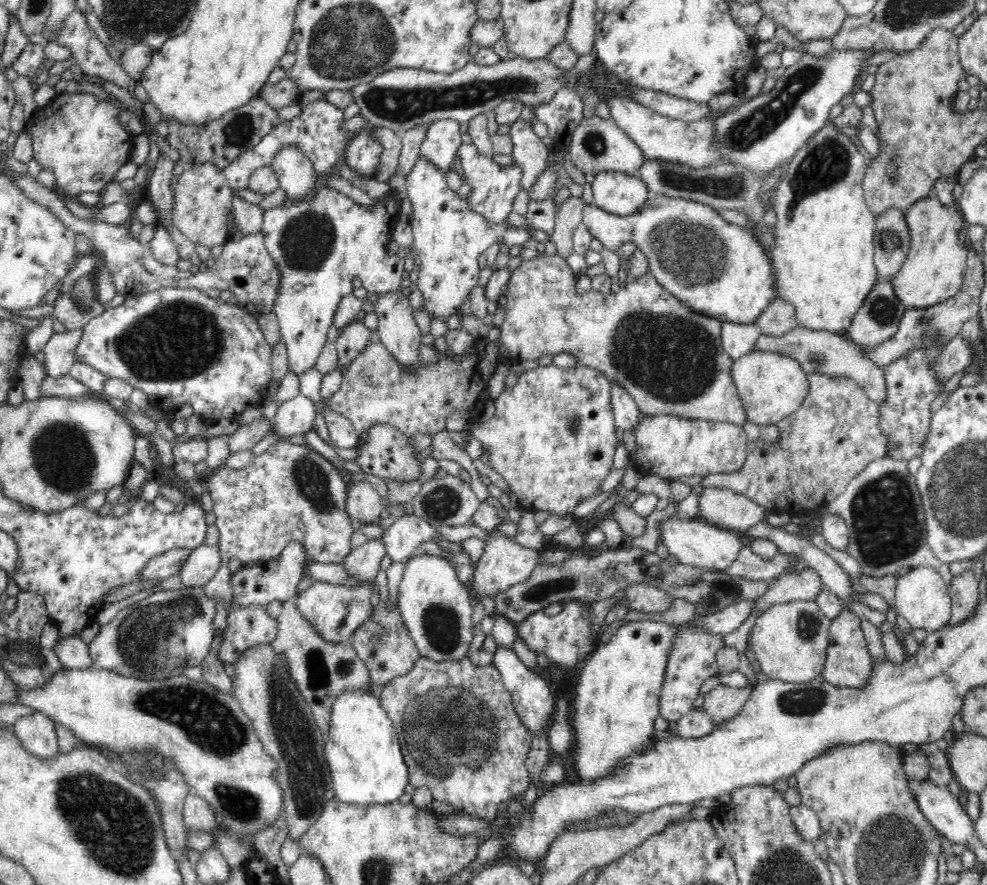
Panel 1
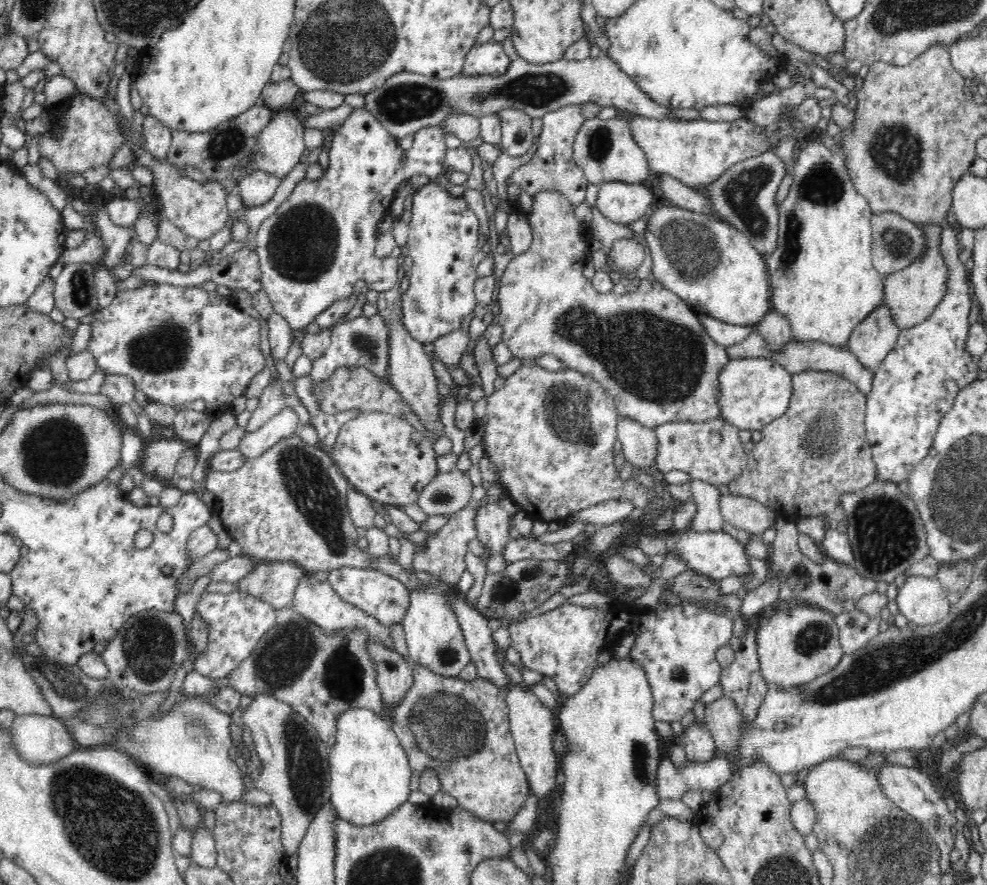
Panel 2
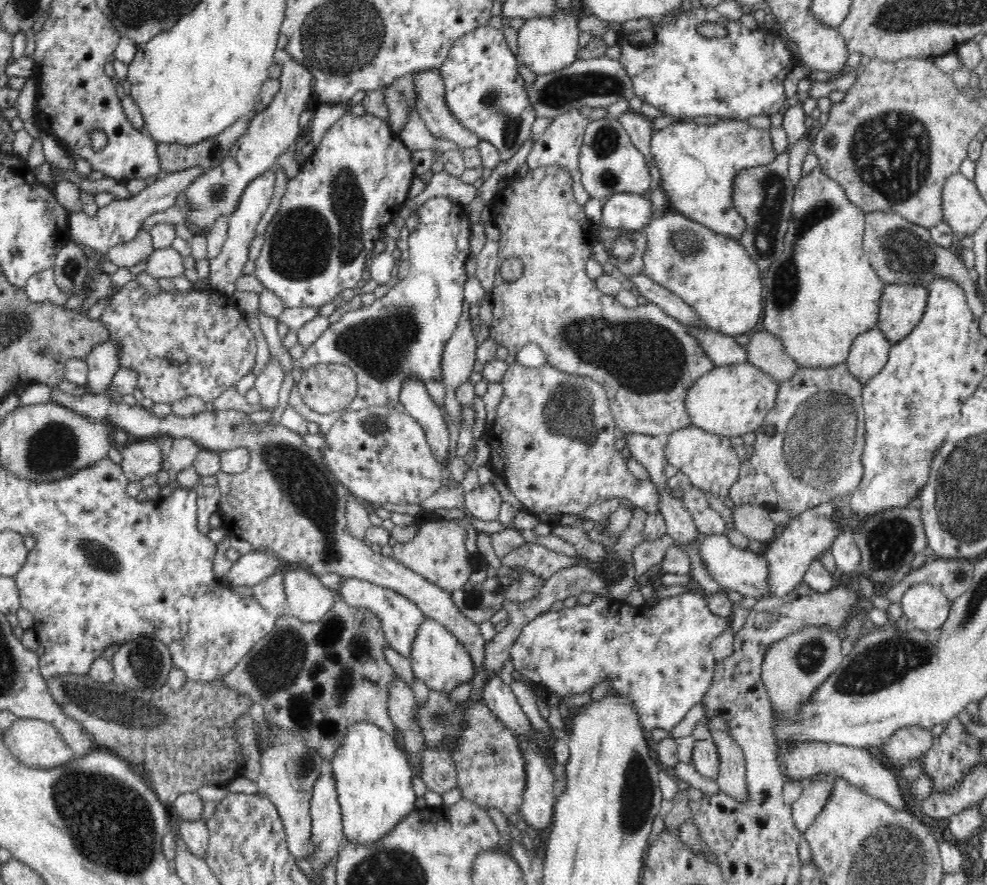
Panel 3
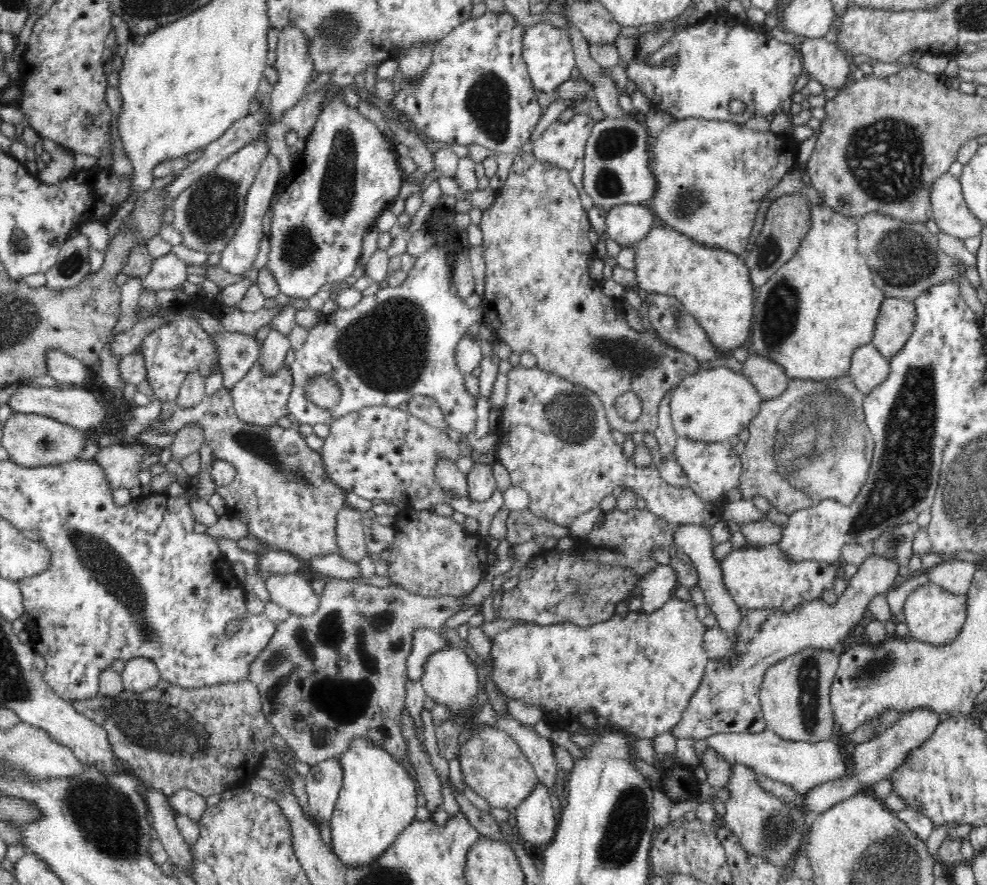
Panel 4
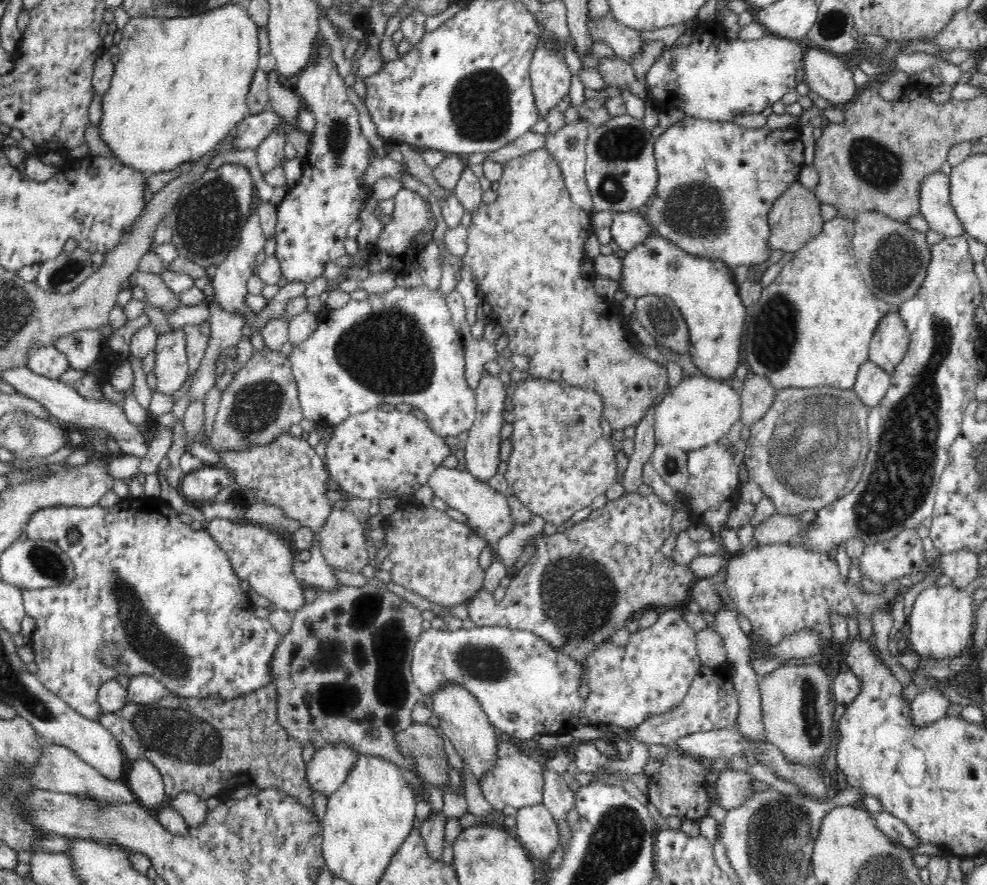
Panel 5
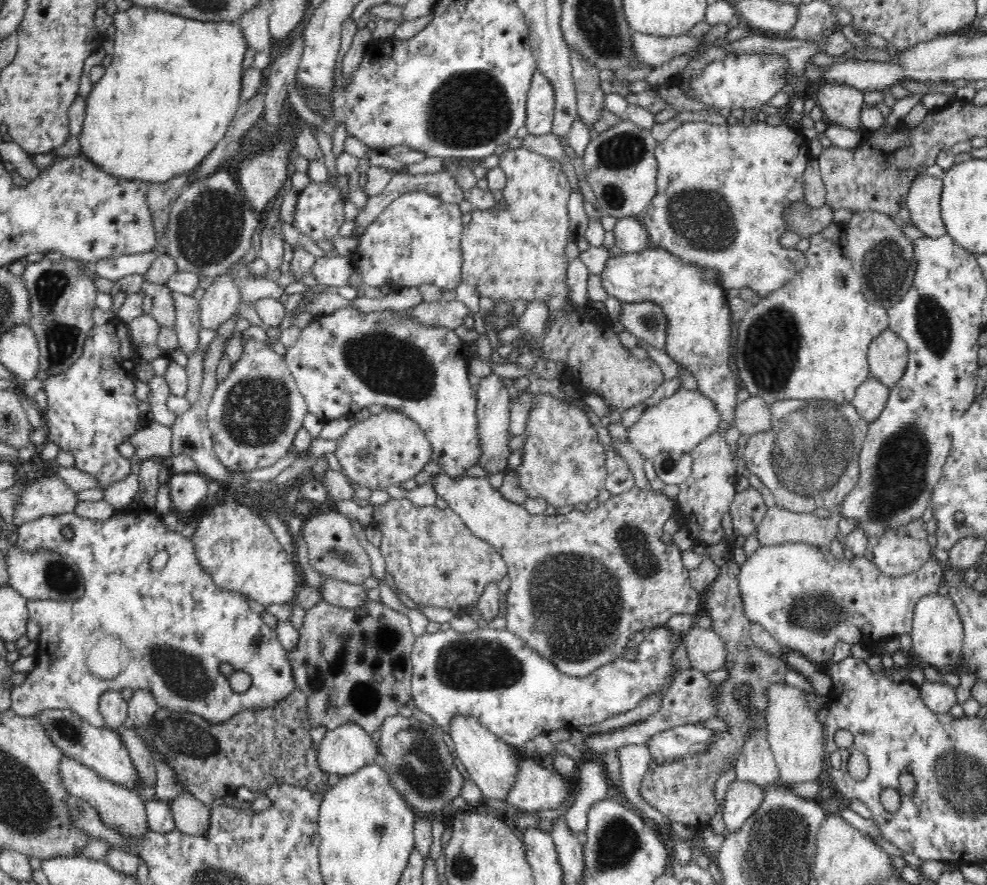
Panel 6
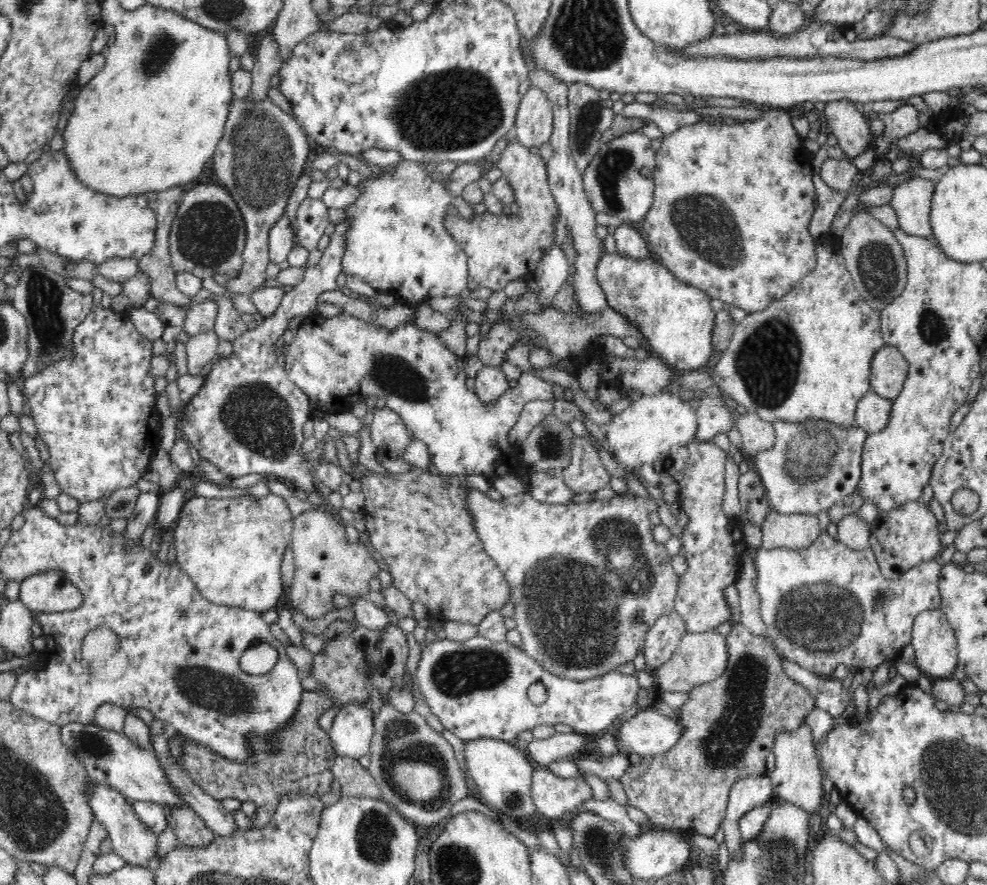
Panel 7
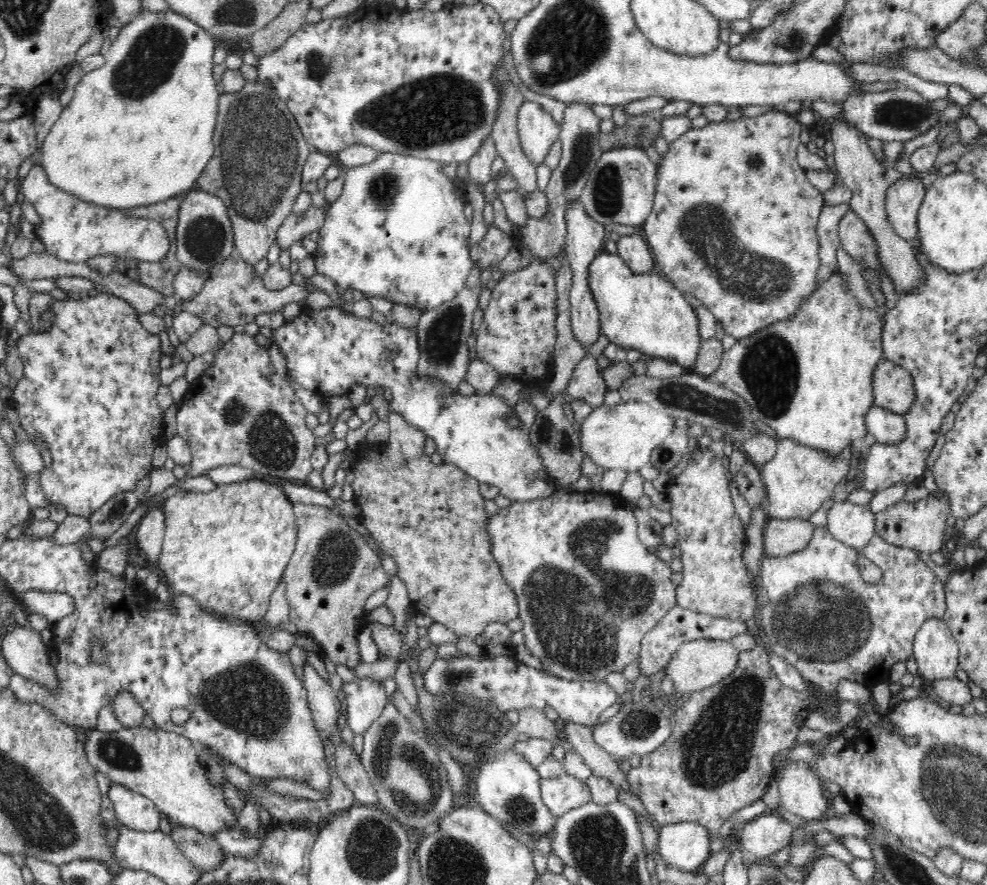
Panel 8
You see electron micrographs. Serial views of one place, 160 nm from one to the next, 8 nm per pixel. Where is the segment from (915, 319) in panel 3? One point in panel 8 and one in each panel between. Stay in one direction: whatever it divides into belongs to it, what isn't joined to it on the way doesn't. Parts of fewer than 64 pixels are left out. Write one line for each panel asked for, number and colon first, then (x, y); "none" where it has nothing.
4: (895, 324)
5: (890, 342)
6: (888, 355)
7: (889, 369)
8: (893, 389)

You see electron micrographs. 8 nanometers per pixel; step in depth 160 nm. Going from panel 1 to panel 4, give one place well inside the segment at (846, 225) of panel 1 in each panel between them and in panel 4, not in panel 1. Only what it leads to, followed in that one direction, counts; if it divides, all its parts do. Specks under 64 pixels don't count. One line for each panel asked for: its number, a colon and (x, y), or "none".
2: (823, 281)
3: (821, 293)
4: (814, 313)

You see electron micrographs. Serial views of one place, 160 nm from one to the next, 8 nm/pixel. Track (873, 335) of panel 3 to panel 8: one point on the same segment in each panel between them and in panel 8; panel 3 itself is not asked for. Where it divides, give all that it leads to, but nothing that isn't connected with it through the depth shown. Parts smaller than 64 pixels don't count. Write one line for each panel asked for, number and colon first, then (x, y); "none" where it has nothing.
4: (868, 368)
5: (872, 382)
6: (870, 398)
7: (873, 411)
8: (887, 427)

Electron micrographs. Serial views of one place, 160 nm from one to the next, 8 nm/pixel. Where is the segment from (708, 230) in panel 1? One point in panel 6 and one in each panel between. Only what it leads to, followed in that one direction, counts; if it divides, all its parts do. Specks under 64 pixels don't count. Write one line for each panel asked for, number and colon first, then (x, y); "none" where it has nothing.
2: (708, 263)
3: (714, 274)
4: (714, 286)
5: (704, 290)
6: (698, 333)

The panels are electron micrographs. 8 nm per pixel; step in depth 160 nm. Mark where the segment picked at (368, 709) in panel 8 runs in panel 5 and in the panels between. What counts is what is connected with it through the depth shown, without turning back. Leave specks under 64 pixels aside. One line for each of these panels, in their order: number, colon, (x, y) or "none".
5: (327, 770)
6: (343, 751)
7: (352, 729)

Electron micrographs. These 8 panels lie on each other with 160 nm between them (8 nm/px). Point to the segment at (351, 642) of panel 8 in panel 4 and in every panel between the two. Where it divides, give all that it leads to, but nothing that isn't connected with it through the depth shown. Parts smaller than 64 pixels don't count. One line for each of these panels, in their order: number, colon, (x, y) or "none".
4: (350, 534)
5: (342, 541)
6: (334, 551)
7: (326, 563)

